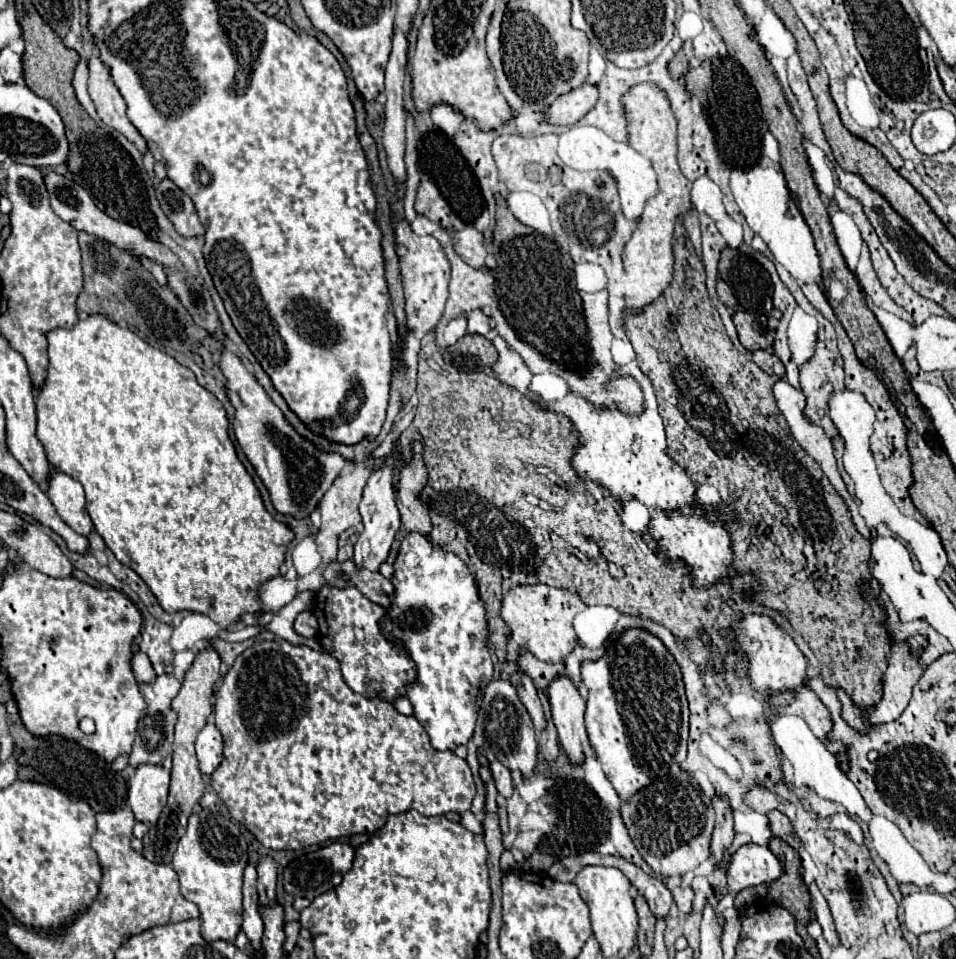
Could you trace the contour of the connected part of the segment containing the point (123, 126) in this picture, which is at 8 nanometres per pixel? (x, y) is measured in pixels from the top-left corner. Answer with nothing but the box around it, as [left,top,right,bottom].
[89,47,147,153]

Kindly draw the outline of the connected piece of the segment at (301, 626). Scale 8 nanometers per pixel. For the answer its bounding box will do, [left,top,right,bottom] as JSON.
[295,611,319,637]

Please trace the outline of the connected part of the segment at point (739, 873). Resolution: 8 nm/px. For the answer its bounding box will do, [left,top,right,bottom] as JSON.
[727,843,781,893]

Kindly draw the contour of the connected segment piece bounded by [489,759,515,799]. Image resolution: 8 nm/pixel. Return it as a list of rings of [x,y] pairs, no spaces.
[[[497,759],[489,765],[489,769],[491,769],[491,775],[493,775],[493,781],[495,781],[495,787],[497,787],[499,795],[503,795],[505,799],[509,799],[509,797],[513,795],[513,791],[515,791],[509,769],[507,769],[507,767],[503,767]]]

